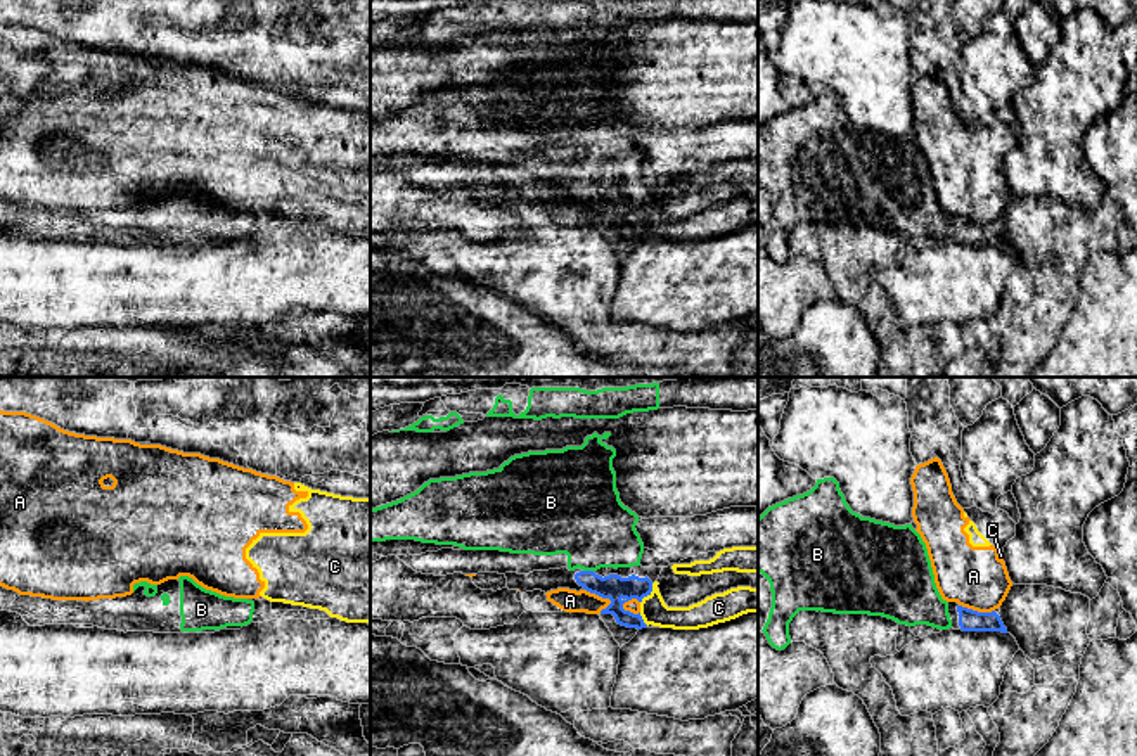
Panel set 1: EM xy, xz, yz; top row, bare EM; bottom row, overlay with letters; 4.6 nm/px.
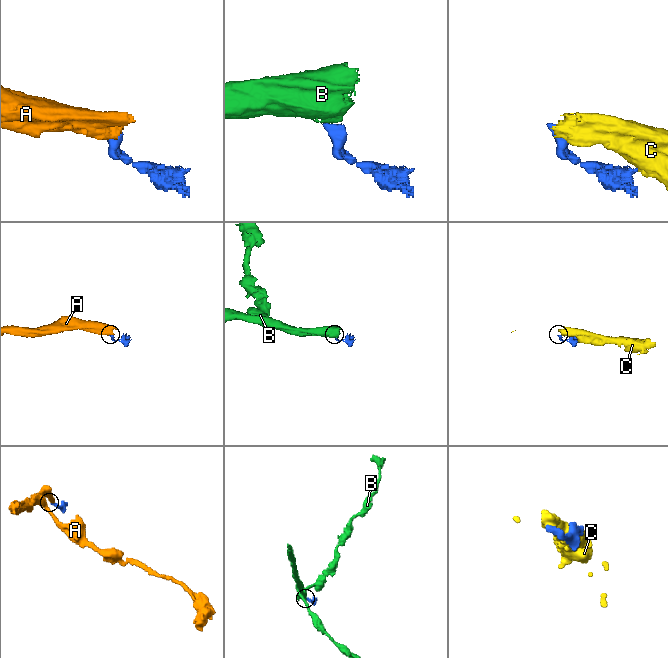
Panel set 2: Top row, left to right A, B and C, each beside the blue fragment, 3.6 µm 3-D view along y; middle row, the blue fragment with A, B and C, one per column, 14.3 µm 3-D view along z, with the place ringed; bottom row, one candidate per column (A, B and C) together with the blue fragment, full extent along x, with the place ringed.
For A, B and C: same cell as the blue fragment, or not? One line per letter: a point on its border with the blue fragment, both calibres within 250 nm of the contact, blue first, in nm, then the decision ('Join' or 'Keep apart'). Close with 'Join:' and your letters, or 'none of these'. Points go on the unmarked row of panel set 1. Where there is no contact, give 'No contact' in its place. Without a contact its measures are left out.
A: Touches blue at xz (599, 208). Thickness 120 nm (blue) against 110 nm. Keep apart
B: Touches blue at xz (589, 184). Thickness 120 nm (blue) against 380 nm. Join
C: Touches blue at xz (648, 206). Thickness 120 nm (blue) against 130 nm. Keep apart
Join: B

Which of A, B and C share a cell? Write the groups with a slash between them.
A C / B

